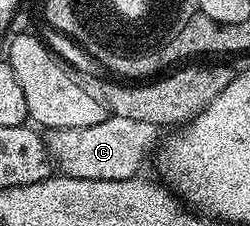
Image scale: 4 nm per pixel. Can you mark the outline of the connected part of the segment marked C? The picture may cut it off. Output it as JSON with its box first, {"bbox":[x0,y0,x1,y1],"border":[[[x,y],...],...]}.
{"bbox":[47,114,161,180],"border":[[[111,114],[101,124],[85,128],[47,130],[47,153],[60,175],[85,180],[125,180],[136,177],[161,138],[160,127]]]}

